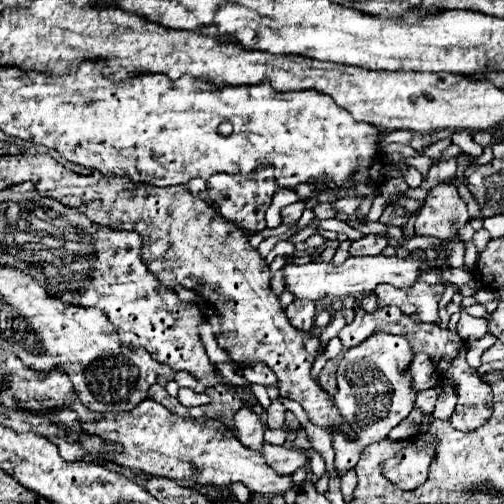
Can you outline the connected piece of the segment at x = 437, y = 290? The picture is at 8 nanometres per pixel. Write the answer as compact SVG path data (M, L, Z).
M379 284L375 294L379 298L379 306L397 304L403 314L419 314L423 322L435 322L443 290L443 284L415 284L409 288Z

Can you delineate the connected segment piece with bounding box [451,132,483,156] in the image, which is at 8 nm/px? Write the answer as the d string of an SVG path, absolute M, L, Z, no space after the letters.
M455 132L453 134L453 144L457 144L465 154L471 154L471 156L479 156L483 152L483 148L479 144L473 142L471 134L469 132Z

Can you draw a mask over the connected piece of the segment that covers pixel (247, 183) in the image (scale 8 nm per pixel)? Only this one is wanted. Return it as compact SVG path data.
M261 164L255 172L241 176L241 174L223 174L217 172L207 180L207 196L213 202L213 206L225 216L227 220L239 224L247 232L261 232L267 228L265 212L271 204L271 196L277 190L277 180L273 176L273 166Z

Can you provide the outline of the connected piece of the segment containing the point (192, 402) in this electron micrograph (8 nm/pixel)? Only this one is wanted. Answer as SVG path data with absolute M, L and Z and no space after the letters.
M181 388L177 398L179 398L181 404L185 404L185 406L197 406L197 404L207 404L207 402L209 402L209 396L207 396L207 394L193 392L191 388Z

